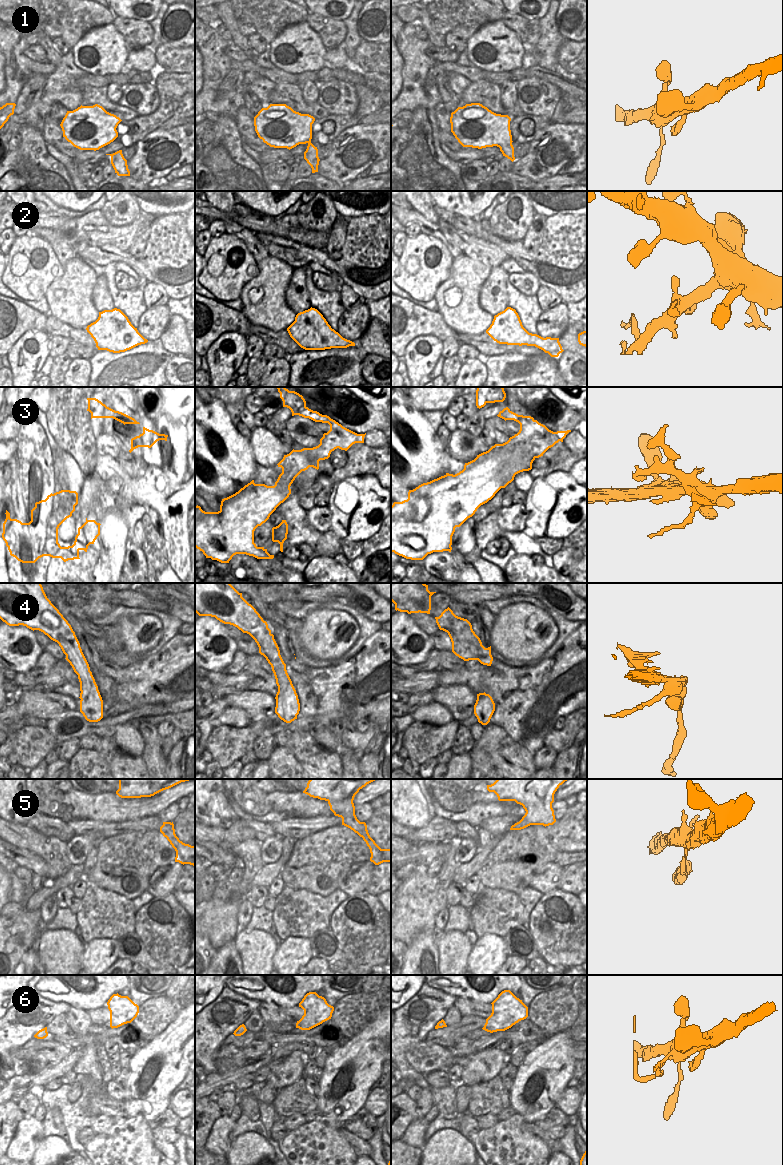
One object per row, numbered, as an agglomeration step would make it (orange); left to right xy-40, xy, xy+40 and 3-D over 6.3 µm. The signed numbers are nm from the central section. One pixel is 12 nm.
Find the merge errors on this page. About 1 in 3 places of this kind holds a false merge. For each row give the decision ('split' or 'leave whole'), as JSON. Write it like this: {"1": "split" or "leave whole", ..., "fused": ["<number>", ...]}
{"1": "leave whole", "2": "leave whole", "3": "split", "4": "split", "5": "leave whole", "6": "split", "fused": ["3", "4", "6"]}

